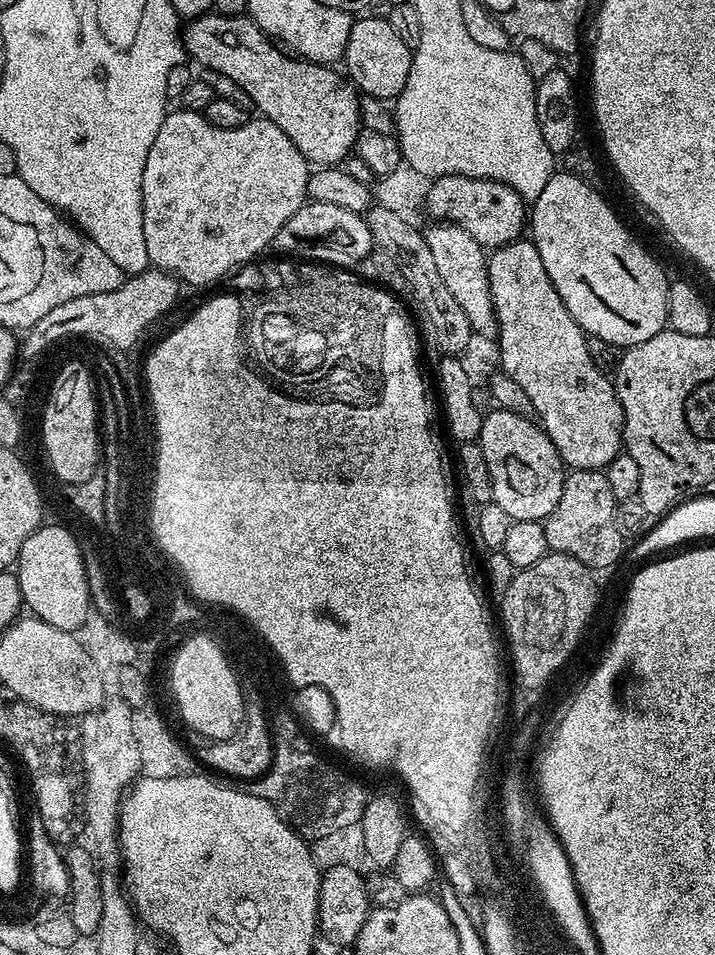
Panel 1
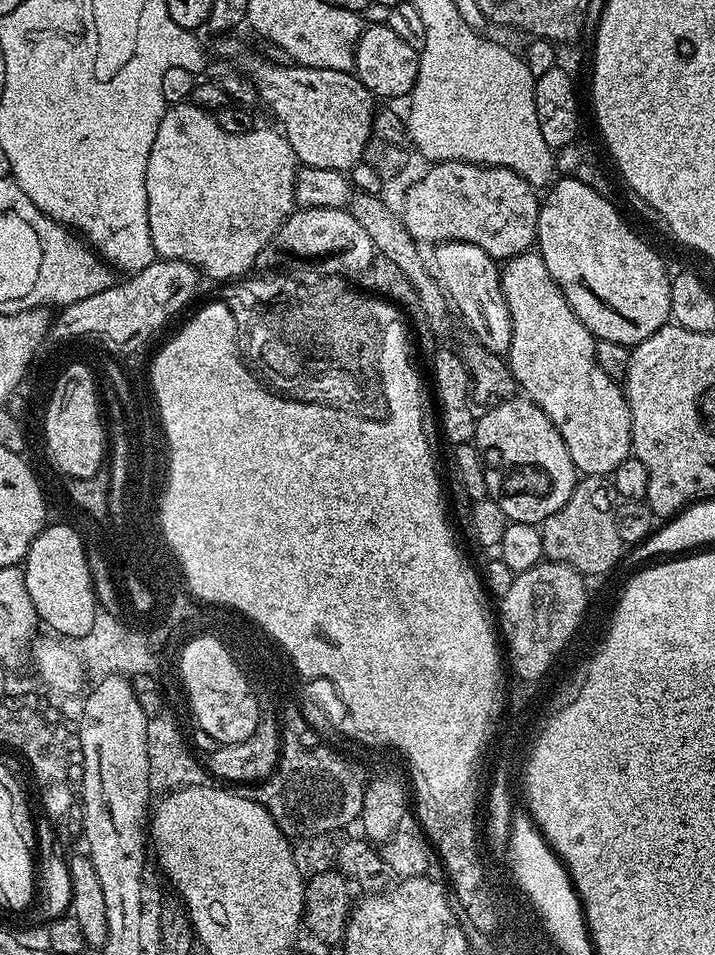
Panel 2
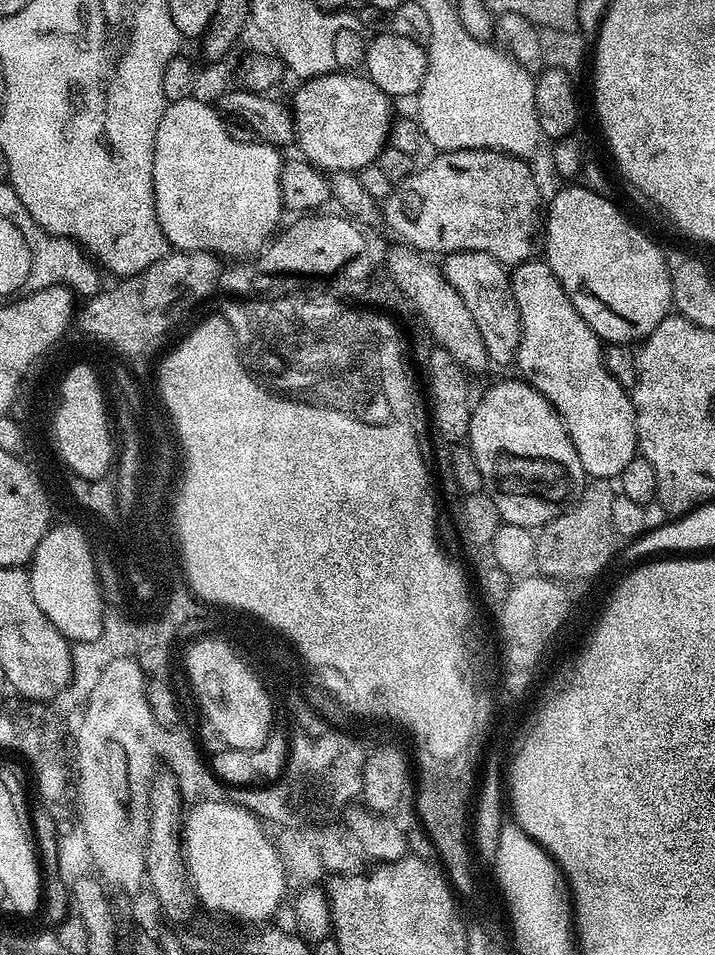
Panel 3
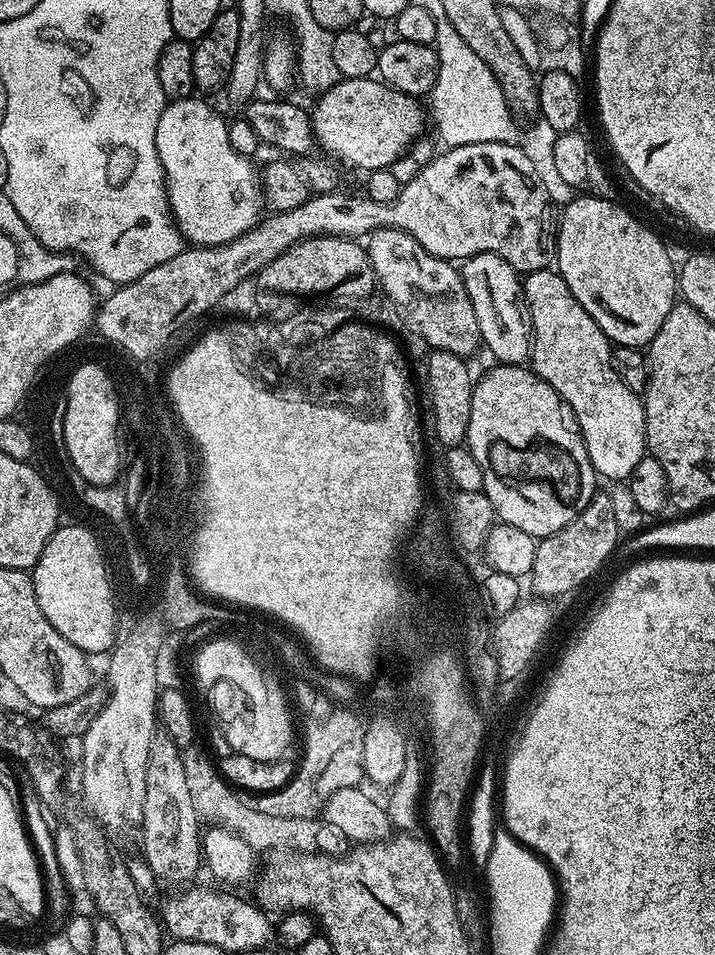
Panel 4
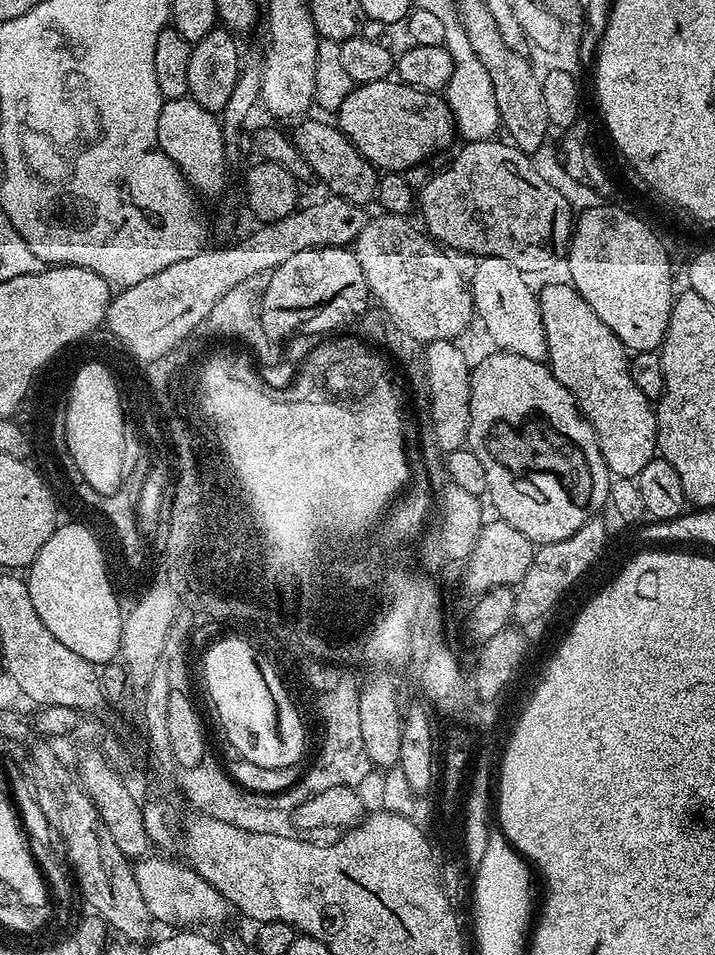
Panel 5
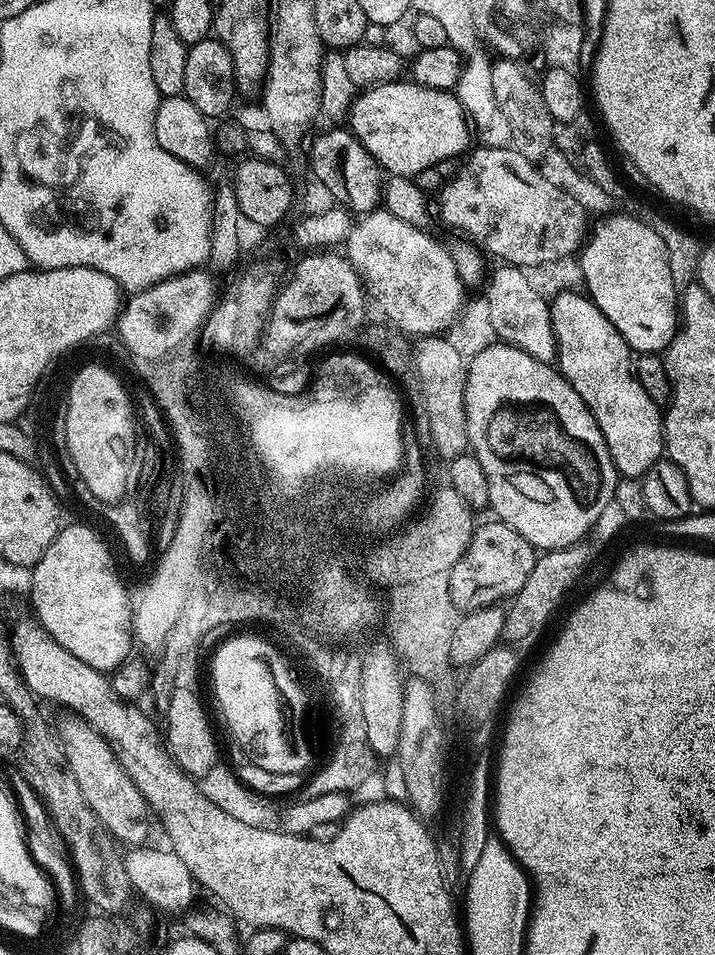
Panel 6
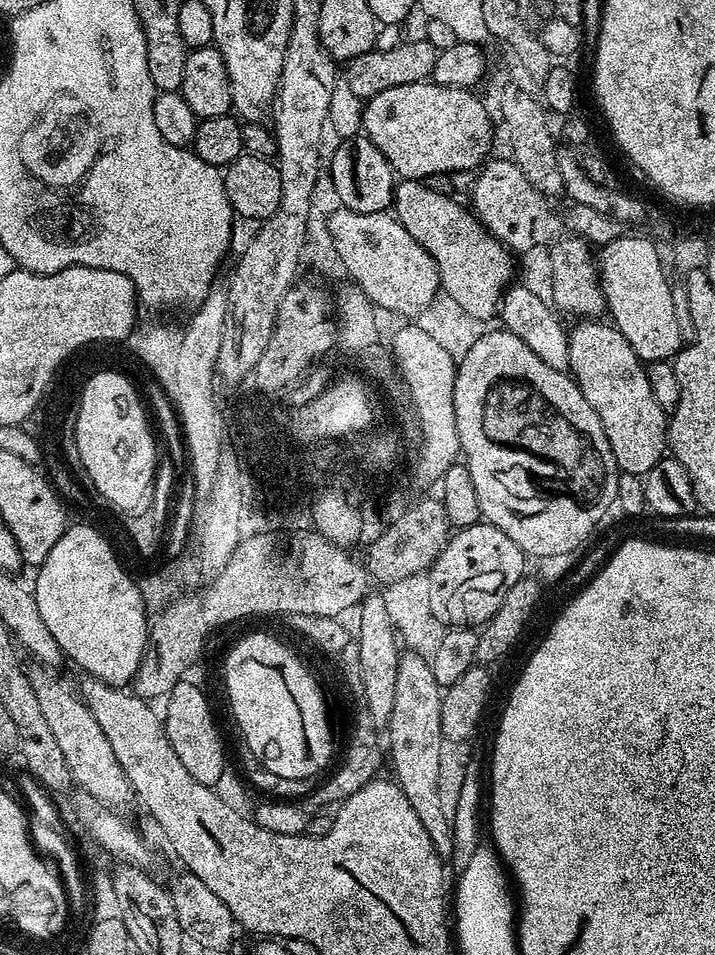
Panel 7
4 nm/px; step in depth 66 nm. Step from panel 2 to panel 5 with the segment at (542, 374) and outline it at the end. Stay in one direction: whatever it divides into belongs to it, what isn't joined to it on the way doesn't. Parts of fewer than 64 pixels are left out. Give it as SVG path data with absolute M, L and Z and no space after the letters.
M571 283L548 284L544 289L539 289L538 299L540 309L542 310L543 326L546 330L546 344L548 346L548 359L546 363L552 369L554 378L558 378L558 382L562 382L562 386L566 386L566 390L570 390L570 394L576 399L577 406L584 413L584 417L590 422L590 426L598 438L598 446L602 450L602 458L606 462L609 473L613 477L639 477L640 471L646 466L646 462L653 460L658 452L656 447L656 409L653 401L648 400L646 394L642 394L642 390L638 390L638 386L634 386L634 378L630 378L630 370L628 369L628 361L630 359L629 349L624 347L623 342L614 334L614 330L610 330L610 326L606 326L606 322L602 322L602 318L598 318L598 314L594 314L594 310L590 310L590 302L586 302L586 298L582 298L582 294L578 294L578 290L573 288Z

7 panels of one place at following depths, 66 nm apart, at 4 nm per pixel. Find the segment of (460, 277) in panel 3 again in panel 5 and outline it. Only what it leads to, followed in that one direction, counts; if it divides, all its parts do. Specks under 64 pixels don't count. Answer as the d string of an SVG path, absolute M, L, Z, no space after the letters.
M482 256L475 261L476 269L470 272L470 291L472 307L478 318L484 322L488 336L501 352L522 354L522 358L539 360L548 359L546 330L543 326L542 310L537 293L528 285L529 277L518 270L506 258Z

